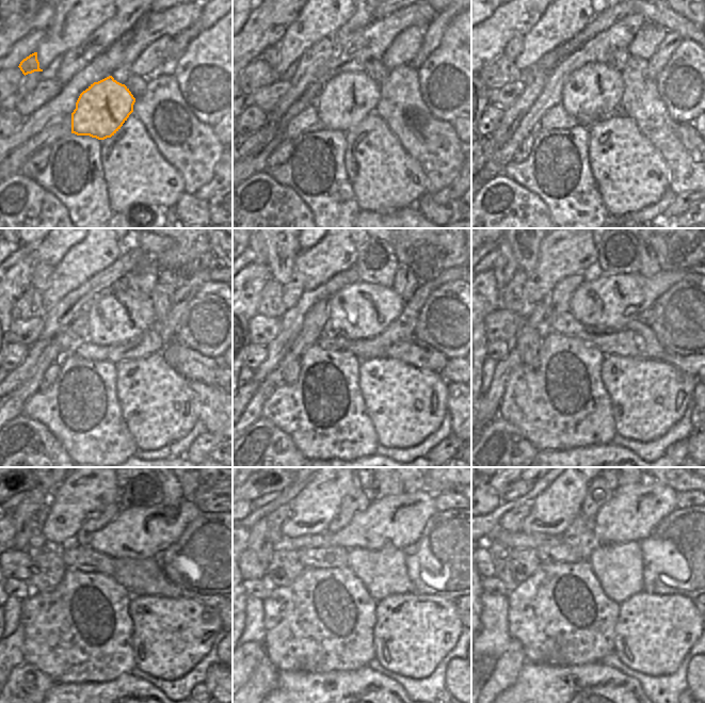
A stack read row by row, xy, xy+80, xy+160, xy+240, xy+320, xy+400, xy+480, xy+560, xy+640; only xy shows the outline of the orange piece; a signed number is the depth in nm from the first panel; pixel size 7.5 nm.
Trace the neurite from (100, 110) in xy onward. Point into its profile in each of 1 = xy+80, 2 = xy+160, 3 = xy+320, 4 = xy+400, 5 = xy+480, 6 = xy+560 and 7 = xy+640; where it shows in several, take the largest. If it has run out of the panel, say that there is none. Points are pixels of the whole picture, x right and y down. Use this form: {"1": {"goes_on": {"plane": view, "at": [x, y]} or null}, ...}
{"1": {"goes_on": {"plane": "xy+80", "at": [349, 97]}}, "2": {"goes_on": {"plane": "xy+160", "at": [594, 91]}}, "3": {"goes_on": {"plane": "xy+320", "at": [359, 310]}}, "4": {"goes_on": {"plane": "xy+400", "at": [603, 301]}}, "5": {"goes_on": {"plane": "xy+480", "at": [140, 532]}}, "6": {"goes_on": {"plane": "xy+560", "at": [398, 521]}}, "7": {"goes_on": {"plane": "xy+640", "at": [634, 511]}}}

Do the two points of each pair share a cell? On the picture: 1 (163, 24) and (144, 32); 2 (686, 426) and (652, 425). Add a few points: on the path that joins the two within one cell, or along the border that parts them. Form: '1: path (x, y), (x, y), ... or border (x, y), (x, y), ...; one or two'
1: path (159, 24), (148, 30); one
2: border (687, 404), (685, 413), (662, 435), (653, 441); two

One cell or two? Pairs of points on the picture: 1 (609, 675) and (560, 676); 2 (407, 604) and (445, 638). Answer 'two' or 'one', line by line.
1: one
2: one

